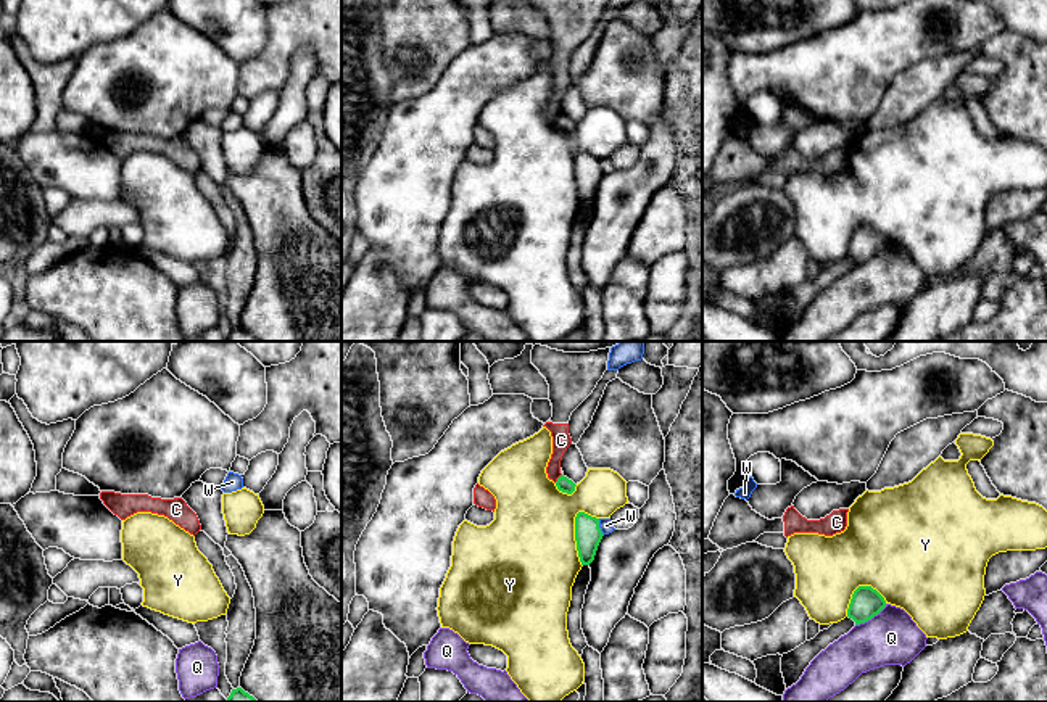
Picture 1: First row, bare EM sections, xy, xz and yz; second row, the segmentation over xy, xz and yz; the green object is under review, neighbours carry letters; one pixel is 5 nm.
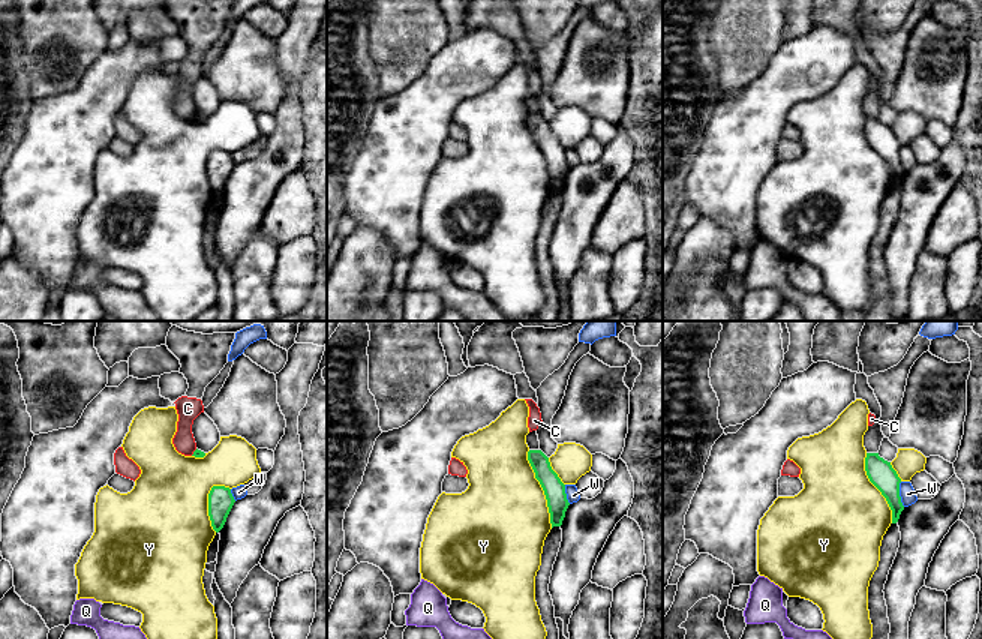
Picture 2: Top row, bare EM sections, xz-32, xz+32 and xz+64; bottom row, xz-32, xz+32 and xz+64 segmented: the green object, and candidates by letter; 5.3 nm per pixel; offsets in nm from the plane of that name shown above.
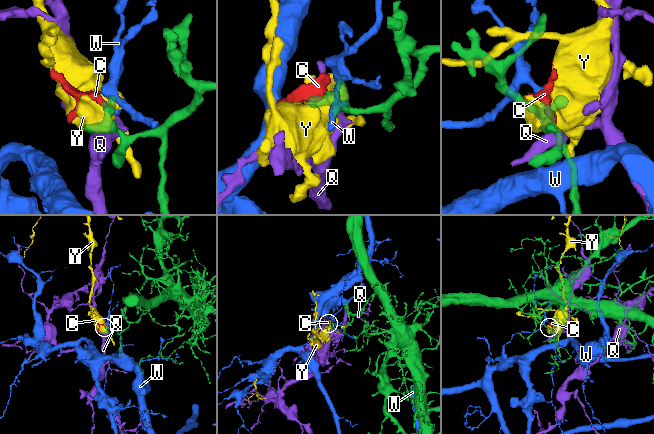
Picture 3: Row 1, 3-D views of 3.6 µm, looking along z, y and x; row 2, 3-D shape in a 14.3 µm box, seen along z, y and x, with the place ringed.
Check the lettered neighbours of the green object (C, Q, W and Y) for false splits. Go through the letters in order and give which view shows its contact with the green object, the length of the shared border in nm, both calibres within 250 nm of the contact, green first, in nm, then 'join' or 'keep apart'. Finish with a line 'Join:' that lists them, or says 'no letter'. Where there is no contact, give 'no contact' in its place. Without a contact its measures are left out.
C: meets green in xz; contact 60 nm long; 70 nm thick on the green side, 100 nm on the other; keep apart
Q: meets green in yz; contact 190 nm long; 150 nm thick on the green side, 280 nm on the other; keep apart
W: meets green in xz; contact 90 nm long; 140 nm thick on the green side, 70 nm on the other; keep apart
Y: meets green in xz; contact 280 nm long; 140 nm thick on the green side, 480 nm on the other; keep apart
Join: no letter

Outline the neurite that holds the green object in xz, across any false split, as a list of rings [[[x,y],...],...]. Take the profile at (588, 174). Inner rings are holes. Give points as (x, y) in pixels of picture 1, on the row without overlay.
[[[578,151],[575,156],[575,180],[581,204],[590,204],[594,200],[598,185],[602,179],[599,167],[599,158],[585,151]]]

